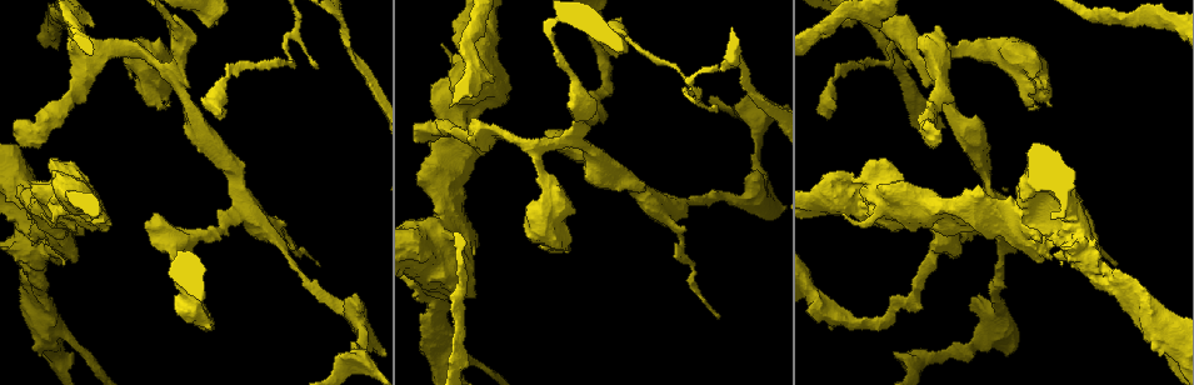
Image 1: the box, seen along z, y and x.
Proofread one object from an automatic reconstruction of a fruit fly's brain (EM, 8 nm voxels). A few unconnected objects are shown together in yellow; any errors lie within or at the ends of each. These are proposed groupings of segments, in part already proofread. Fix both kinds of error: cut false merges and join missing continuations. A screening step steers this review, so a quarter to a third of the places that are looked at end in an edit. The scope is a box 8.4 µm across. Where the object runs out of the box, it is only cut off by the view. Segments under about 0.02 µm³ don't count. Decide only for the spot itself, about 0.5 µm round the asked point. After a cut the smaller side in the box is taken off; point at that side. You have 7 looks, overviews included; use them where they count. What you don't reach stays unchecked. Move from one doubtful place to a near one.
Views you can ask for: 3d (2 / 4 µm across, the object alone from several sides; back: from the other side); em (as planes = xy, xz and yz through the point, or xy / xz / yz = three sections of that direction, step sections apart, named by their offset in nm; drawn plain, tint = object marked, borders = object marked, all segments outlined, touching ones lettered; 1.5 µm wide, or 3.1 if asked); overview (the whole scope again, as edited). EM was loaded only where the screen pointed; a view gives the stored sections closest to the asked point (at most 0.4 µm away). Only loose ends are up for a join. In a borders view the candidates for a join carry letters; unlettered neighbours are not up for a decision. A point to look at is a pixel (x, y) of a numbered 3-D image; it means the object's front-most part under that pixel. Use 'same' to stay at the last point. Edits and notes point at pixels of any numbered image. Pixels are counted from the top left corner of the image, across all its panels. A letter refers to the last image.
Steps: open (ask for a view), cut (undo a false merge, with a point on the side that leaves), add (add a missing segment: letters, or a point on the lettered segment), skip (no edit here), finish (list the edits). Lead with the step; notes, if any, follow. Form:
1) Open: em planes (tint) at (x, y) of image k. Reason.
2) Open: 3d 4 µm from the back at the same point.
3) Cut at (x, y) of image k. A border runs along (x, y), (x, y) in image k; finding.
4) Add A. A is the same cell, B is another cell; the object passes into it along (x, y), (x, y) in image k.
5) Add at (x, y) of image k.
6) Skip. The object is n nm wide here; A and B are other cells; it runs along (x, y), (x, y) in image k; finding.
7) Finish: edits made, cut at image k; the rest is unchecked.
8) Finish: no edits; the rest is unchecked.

Open: 3d 2 µm at (243, 204) of image 1.

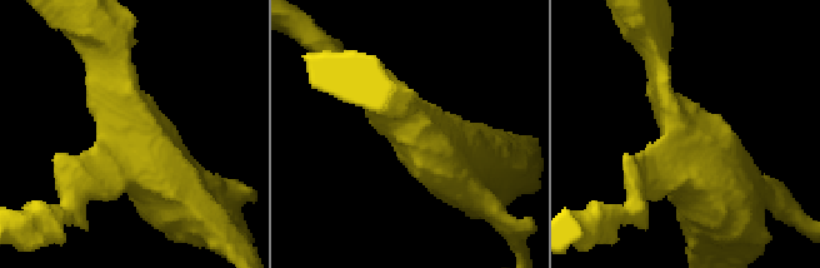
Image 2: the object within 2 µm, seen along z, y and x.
Open: em yz step 8 (tint) at (127, 135) of image 2. 3 arms meet here; need the tissue.

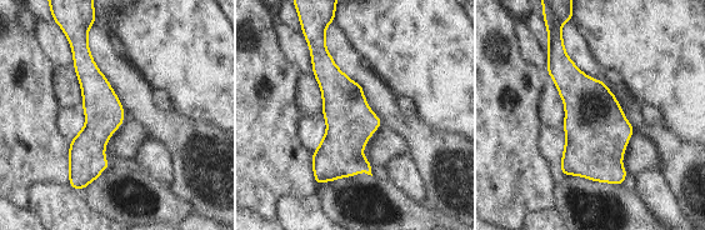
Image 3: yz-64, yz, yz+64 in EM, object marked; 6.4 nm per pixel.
Open: em planes (borders) at the same point.

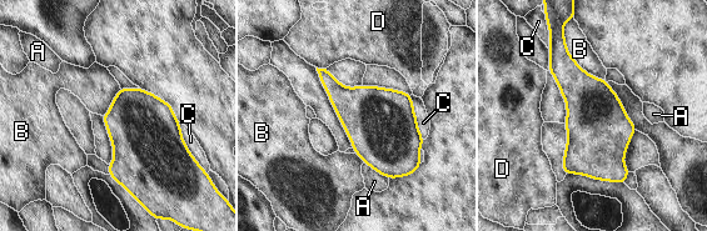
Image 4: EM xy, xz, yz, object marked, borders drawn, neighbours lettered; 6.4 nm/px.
Skip. The object is 340 nm wide here; A, B, C and D are other cells; a border runs along (563, 36), (568, 54), (605, 80) in image 4; all the same neuron.

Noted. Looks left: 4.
Open: 3d 2 µm from the back at (621, 31) of image 1. Sudden change in width.

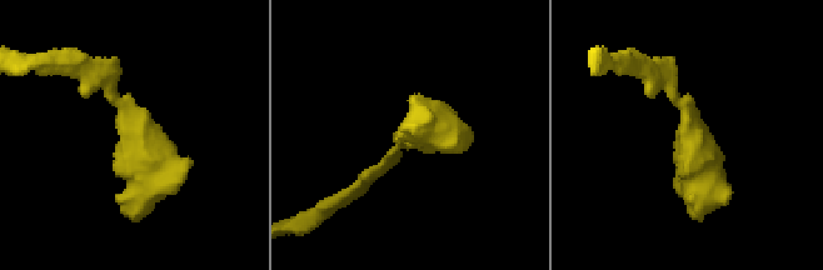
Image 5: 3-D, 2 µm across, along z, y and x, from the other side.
Open: em 3.1 µm planes (borders) at (139, 132) of image 5.

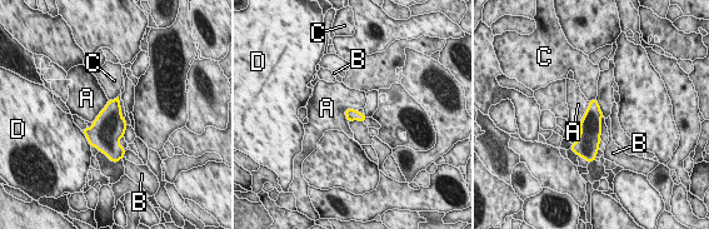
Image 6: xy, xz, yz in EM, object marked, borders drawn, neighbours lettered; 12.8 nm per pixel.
Skip. The object is 130 nm wide here; A, B, C and D are other cells; a border runs along (589, 101), (589, 106), (578, 125) in image 6; continuous, no second neuron.

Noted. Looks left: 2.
Finish: no edits; the rest is unchecked.

